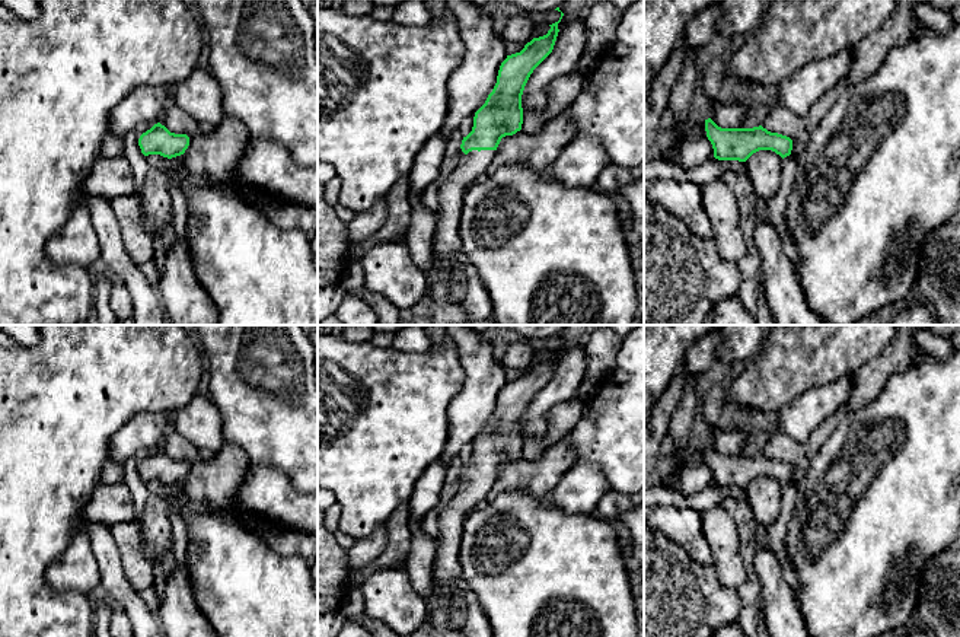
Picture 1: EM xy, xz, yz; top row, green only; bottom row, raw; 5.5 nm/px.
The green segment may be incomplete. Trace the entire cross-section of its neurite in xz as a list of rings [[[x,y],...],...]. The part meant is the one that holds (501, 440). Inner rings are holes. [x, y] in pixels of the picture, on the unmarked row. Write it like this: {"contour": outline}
{"contour": [[[561,338],[559,347],[555,348],[555,350],[552,350],[552,351],[549,351],[551,356],[548,357],[546,362],[539,363],[539,364],[533,364],[530,369],[527,369],[527,370],[524,372],[524,375],[523,375],[520,379],[507,382],[507,385],[501,389],[500,396],[498,396],[498,402],[497,402],[497,410],[495,410],[492,418],[488,421],[485,430],[475,439],[472,458],[471,458],[466,464],[463,464],[463,466],[462,466],[460,475],[462,475],[463,481],[459,484],[459,491],[457,491],[456,496],[440,510],[440,515],[438,515],[438,536],[437,536],[437,539],[436,539],[437,552],[436,552],[436,563],[434,563],[434,585],[436,585],[436,587],[434,587],[433,595],[427,599],[427,605],[428,605],[428,611],[430,611],[430,615],[428,615],[428,620],[427,620],[427,621],[431,624],[431,637],[465,637],[463,633],[462,633],[462,628],[453,628],[453,627],[450,625],[449,617],[447,617],[447,612],[452,609],[452,606],[453,606],[453,603],[455,603],[455,590],[457,589],[459,585],[462,585],[462,566],[460,566],[460,563],[459,563],[459,548],[460,548],[460,541],[462,541],[463,523],[465,523],[466,516],[468,516],[473,509],[476,509],[484,500],[487,500],[487,496],[488,496],[488,493],[489,493],[489,490],[491,490],[491,487],[492,487],[492,484],[494,484],[494,481],[495,481],[495,477],[497,477],[497,474],[498,474],[501,465],[505,464],[505,462],[513,462],[513,461],[516,461],[517,458],[522,456],[522,450],[523,450],[522,421],[523,421],[524,413],[526,413],[526,410],[527,410],[530,401],[533,399],[533,396],[535,396],[535,395],[552,379],[554,372],[555,372],[555,367],[556,367],[556,363],[558,363],[558,359],[559,359],[558,350],[561,348],[562,343],[564,343],[564,340]]]}

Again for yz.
{"contour": [[[711,445],[705,446],[707,464],[718,487],[746,488],[759,477],[772,477],[782,485],[791,481],[792,466],[771,459],[762,452],[753,455],[721,455]]]}

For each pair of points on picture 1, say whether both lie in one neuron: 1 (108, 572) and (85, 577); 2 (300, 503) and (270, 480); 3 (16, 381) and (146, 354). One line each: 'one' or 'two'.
1: two
2: one
3: one

